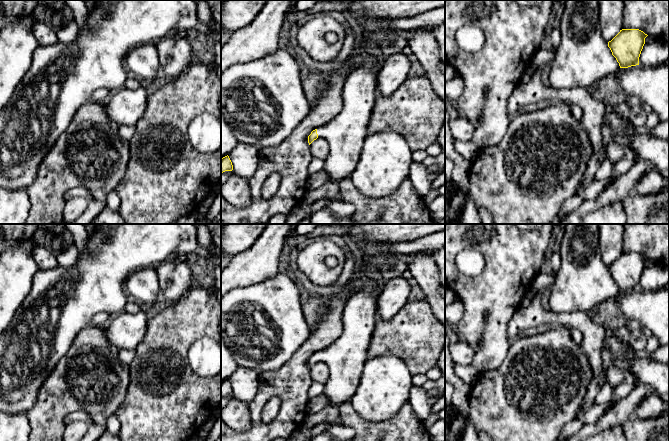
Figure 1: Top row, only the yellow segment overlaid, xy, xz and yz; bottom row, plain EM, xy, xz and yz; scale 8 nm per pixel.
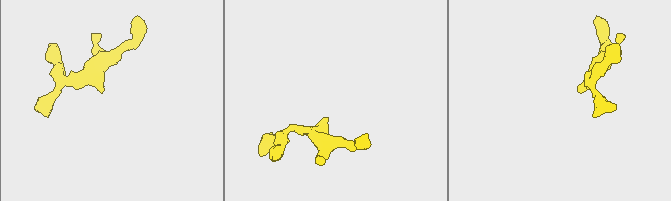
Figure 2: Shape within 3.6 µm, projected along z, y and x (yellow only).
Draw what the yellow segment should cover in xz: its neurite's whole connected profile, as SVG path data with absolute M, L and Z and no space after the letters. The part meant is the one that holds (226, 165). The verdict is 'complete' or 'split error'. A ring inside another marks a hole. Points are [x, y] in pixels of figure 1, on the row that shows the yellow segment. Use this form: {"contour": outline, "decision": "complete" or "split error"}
{"contour": "M227 155L221 159L221 173L232 170L233 170L233 165L229 156Z", "decision": "complete"}

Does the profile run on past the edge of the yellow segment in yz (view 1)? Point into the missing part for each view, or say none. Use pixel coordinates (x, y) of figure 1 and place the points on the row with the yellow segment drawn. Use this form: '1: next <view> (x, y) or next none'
1: next none

